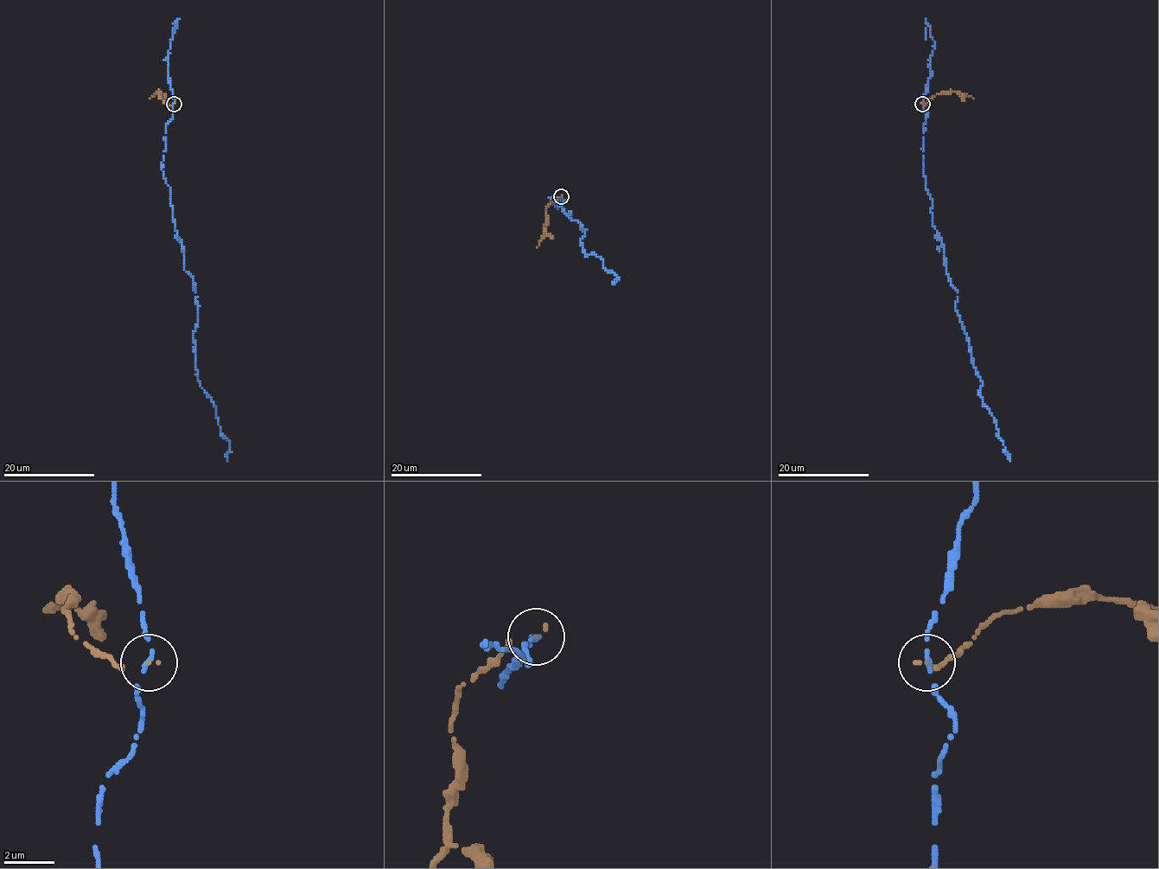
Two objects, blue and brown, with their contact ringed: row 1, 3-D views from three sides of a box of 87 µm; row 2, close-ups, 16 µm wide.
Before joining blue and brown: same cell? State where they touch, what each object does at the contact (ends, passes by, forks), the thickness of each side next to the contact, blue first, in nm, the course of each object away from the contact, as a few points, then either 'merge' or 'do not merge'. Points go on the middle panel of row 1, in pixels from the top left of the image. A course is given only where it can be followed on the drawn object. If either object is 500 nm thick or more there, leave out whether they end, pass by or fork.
(561, 196) | blue passes by | brown ends | 130/70 nm | blue via (561, 196), (549, 196), (585, 230), (581, 239), (586, 256), (595, 253), (607, 273), (617, 277), (614, 284) | brown via (561, 196), (548, 205), (545, 233), (538, 246) | do not merge

